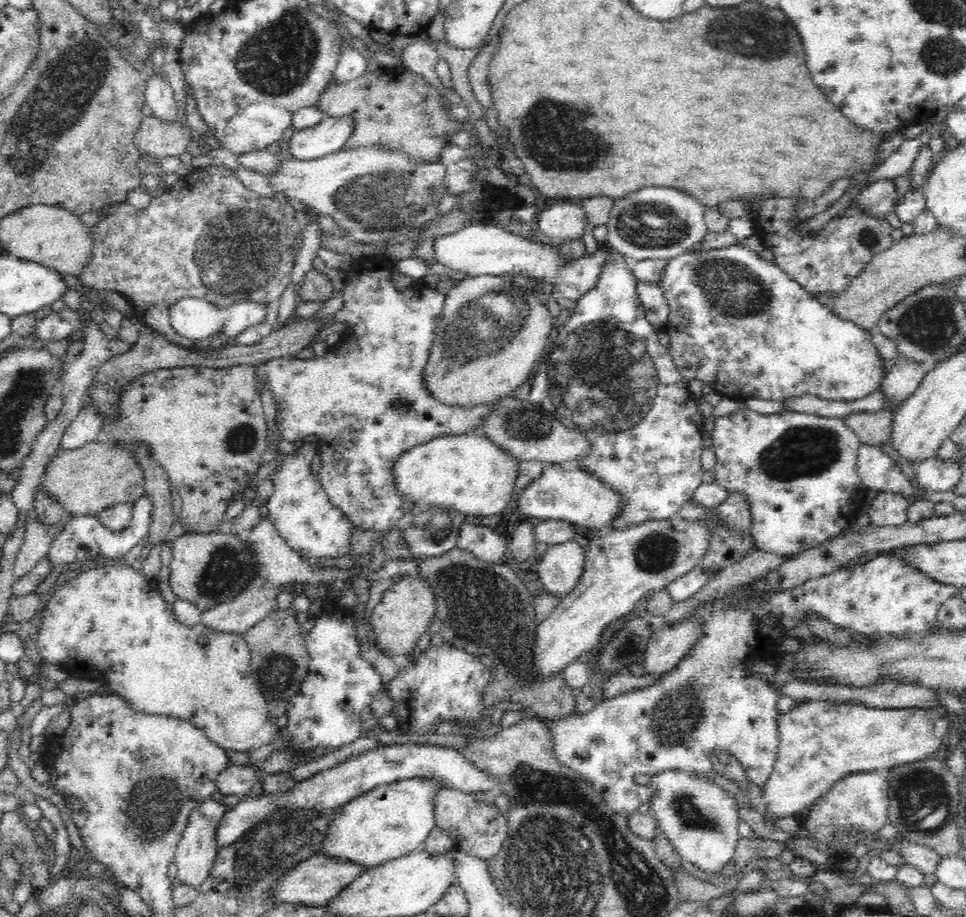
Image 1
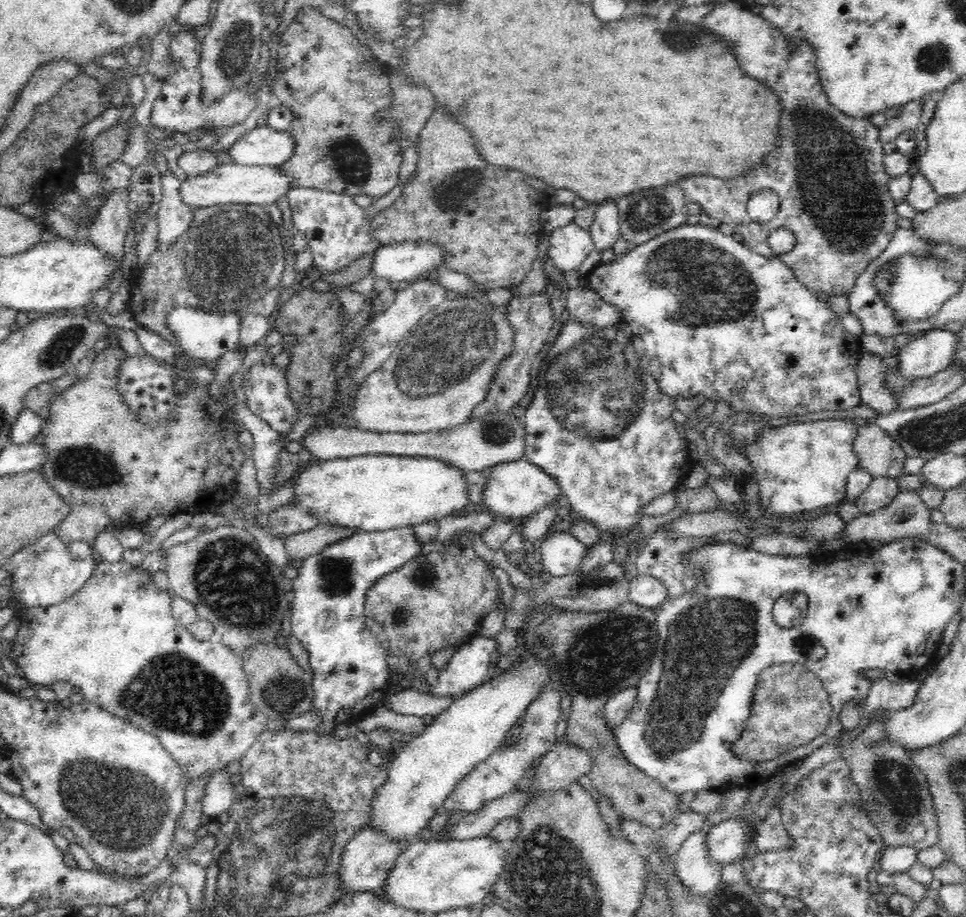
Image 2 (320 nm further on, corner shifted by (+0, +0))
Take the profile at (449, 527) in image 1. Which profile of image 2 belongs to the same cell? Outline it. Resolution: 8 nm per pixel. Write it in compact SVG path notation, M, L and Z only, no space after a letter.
M413 526L376 532L359 531L351 538L328 546L321 554L302 560L298 576L289 582L294 594L291 630L309 656L313 677L310 711L319 720L316 730L319 734L331 734L342 724L356 723L372 708L383 704L384 694L392 686L392 672L386 664L387 646L384 640L376 638L376 634L372 634L366 625L367 593L380 578L423 555L422 544Z

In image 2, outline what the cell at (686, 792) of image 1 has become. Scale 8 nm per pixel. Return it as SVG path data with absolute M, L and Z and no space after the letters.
M695 830L682 841L675 863L684 885L694 893L713 891L722 883L725 864L710 857L708 833L705 831Z

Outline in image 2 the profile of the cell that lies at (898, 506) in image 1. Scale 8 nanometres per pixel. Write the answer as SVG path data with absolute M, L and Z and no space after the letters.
M875 477L874 482L854 500L861 513L870 514L886 508L899 494L898 480L890 477Z

